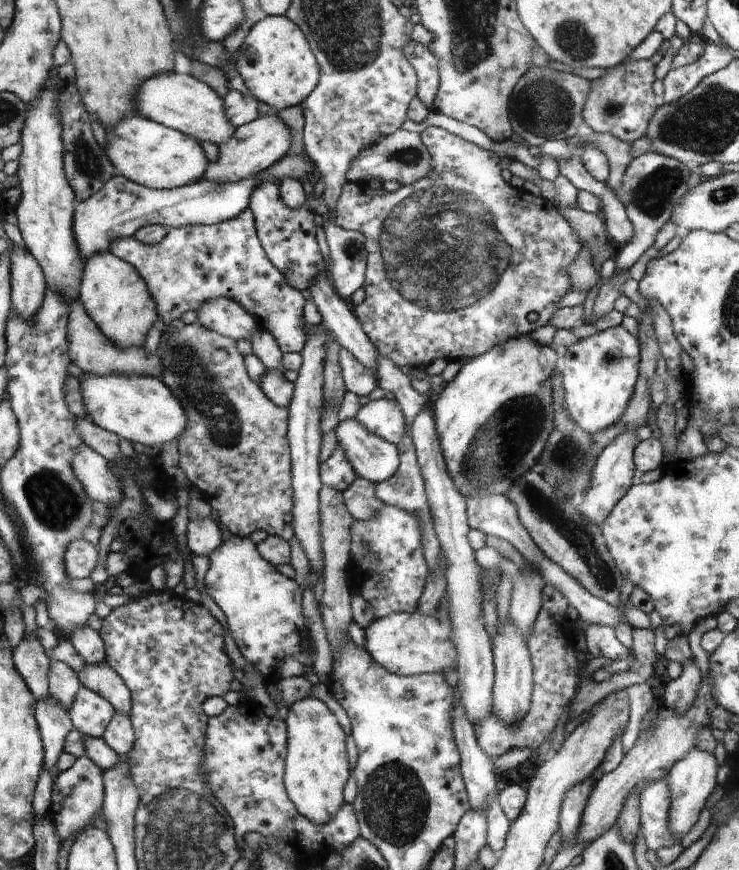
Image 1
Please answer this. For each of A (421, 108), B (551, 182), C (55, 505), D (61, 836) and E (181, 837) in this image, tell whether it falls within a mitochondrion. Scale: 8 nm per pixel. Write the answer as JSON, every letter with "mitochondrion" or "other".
{"A":"other","B":"other","C":"mitochondrion","D":"other","E":"mitochondrion"}

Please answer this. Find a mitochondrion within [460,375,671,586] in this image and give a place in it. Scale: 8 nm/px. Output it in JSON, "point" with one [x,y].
{"point":[567,456]}

